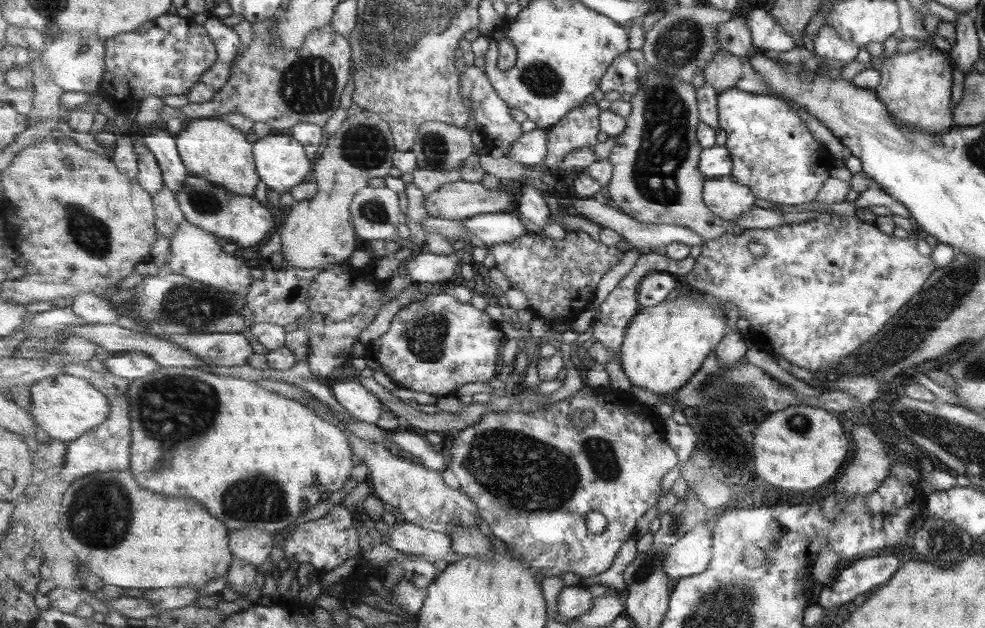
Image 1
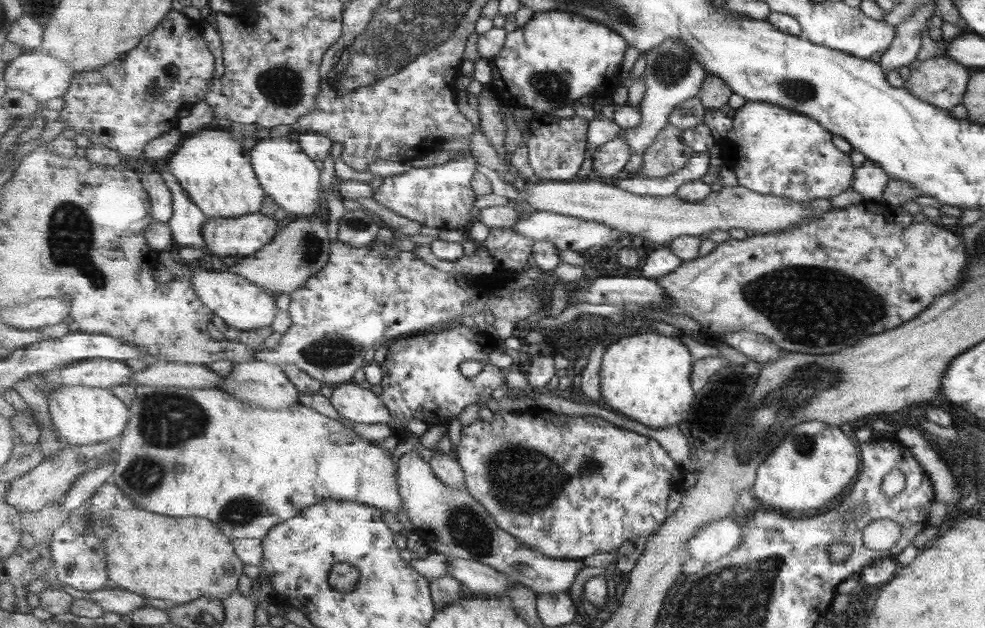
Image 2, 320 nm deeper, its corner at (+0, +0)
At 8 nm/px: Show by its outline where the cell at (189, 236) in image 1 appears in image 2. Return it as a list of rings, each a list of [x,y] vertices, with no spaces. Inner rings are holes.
[[[198,268],[191,275],[191,282],[202,301],[229,326],[237,330],[259,330],[275,322],[279,308],[276,295],[249,282],[244,276],[233,274],[227,268],[219,270]]]

